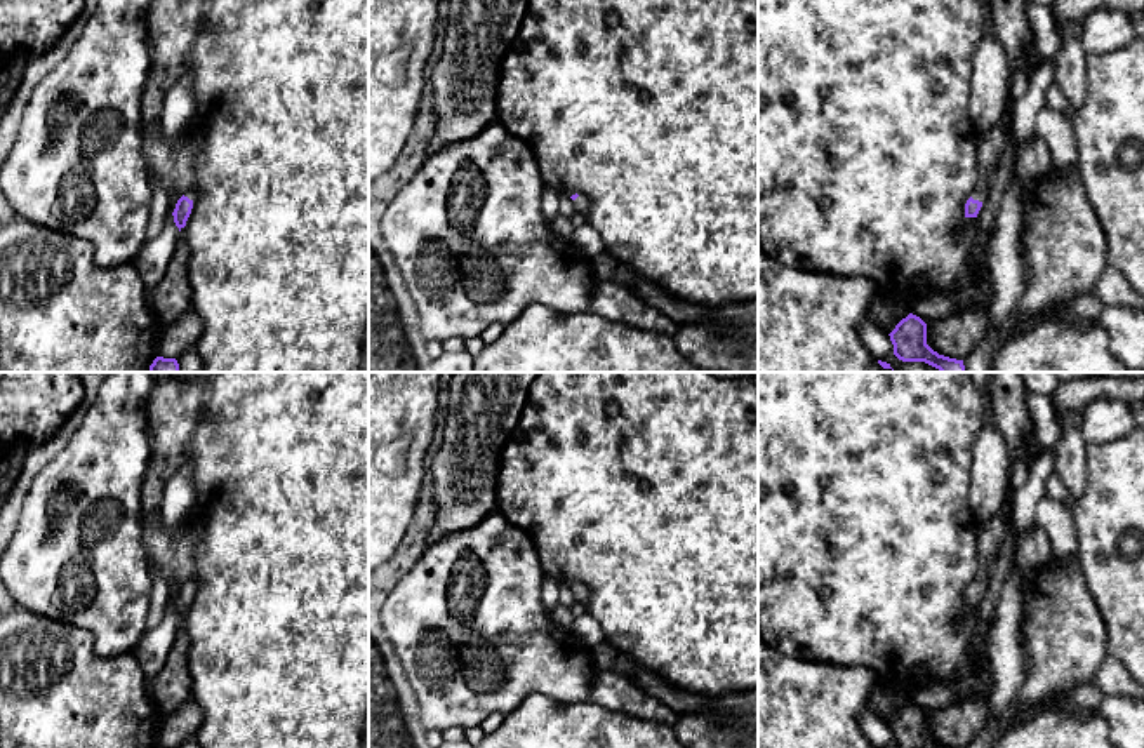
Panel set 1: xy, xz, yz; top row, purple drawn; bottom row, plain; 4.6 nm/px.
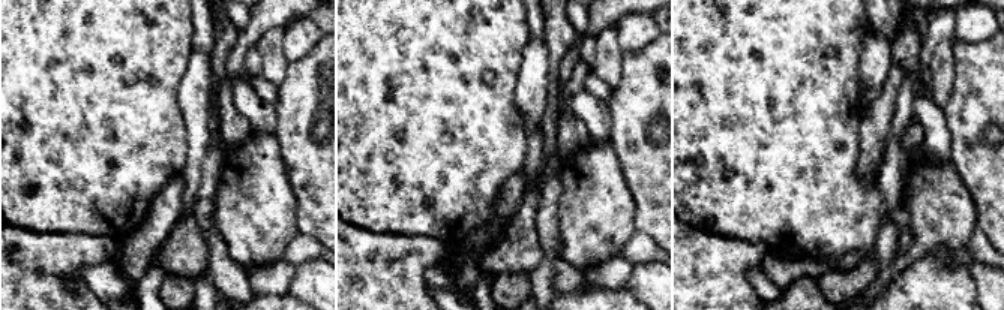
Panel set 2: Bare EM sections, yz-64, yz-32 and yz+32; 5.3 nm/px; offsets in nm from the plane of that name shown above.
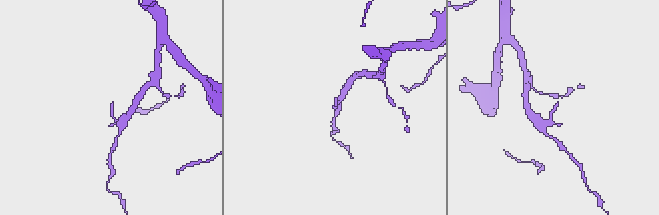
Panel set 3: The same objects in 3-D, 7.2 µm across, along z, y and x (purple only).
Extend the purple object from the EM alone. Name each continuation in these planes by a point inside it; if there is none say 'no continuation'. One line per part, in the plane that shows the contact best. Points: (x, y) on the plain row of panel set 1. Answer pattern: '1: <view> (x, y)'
1: yz (990, 536)

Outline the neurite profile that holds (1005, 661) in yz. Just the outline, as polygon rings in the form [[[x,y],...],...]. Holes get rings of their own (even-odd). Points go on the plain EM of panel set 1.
[[[1014,564],[1001,586],[994,626],[989,631],[989,670],[994,682],[988,715],[988,722],[991,724],[998,722],[1026,677],[1019,640],[1024,576],[1026,572]]]

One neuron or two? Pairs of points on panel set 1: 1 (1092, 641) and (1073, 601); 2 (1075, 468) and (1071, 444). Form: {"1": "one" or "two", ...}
{"1": "one", "2": "one"}

